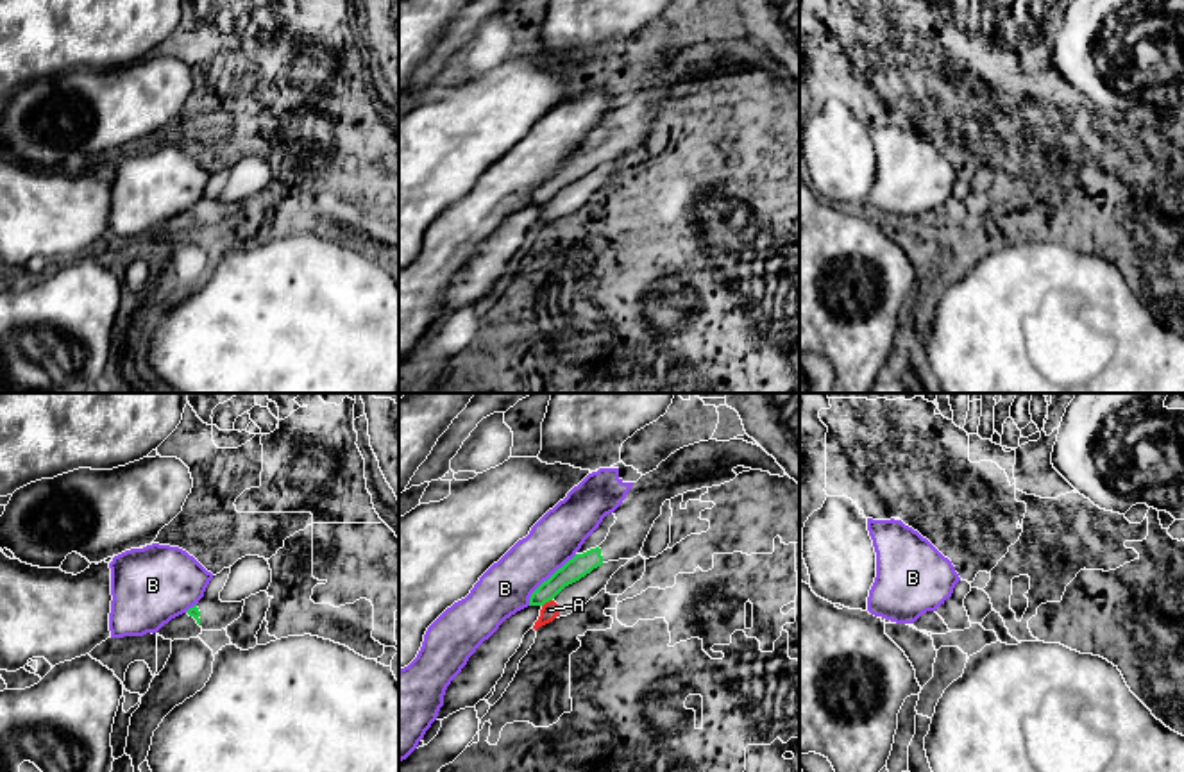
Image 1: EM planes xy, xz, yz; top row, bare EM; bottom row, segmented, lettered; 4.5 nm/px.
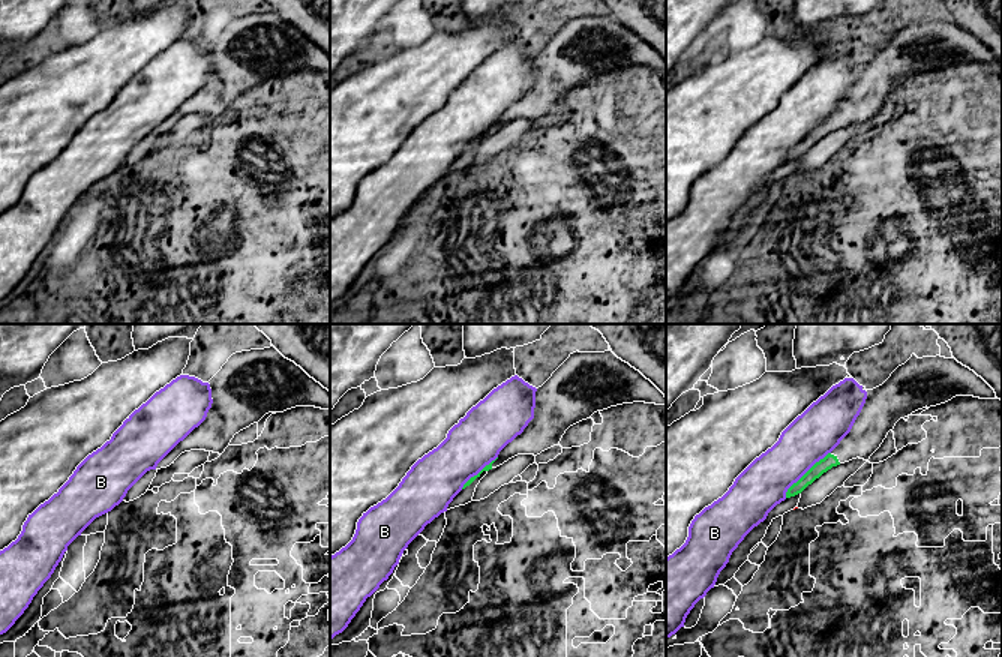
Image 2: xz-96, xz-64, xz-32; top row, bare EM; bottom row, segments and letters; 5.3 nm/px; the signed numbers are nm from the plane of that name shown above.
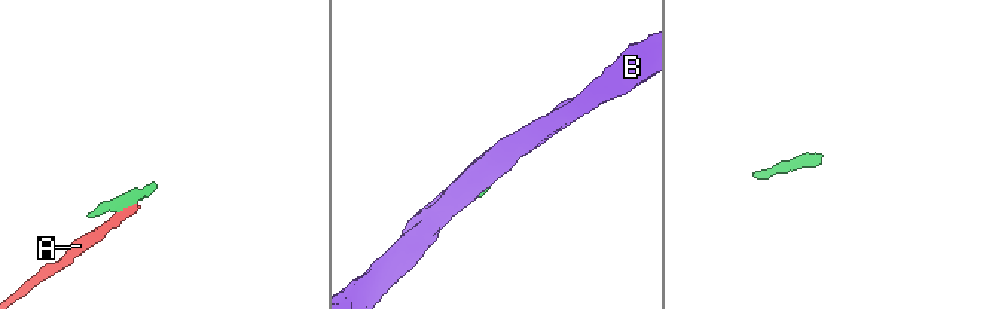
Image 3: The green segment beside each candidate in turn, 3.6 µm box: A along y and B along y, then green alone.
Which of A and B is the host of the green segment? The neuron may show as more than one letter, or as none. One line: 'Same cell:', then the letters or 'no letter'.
Same cell: no letter

